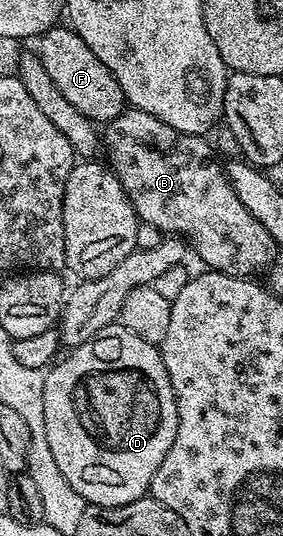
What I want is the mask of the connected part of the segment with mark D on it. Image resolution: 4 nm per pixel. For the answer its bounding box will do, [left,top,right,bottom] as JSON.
[43,323,177,505]

